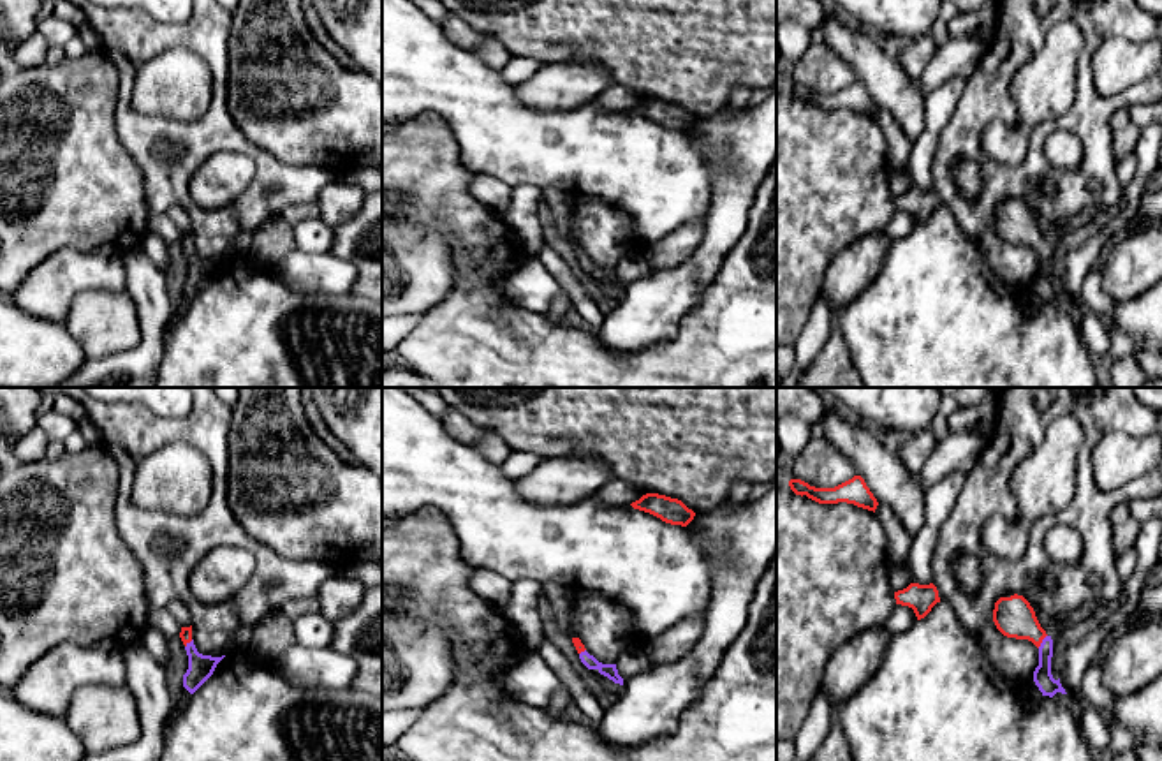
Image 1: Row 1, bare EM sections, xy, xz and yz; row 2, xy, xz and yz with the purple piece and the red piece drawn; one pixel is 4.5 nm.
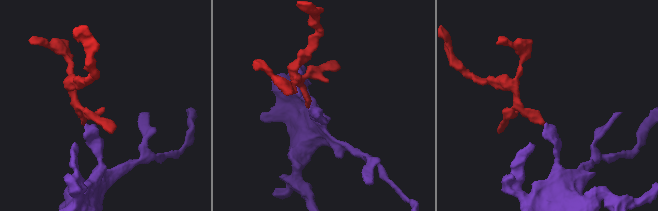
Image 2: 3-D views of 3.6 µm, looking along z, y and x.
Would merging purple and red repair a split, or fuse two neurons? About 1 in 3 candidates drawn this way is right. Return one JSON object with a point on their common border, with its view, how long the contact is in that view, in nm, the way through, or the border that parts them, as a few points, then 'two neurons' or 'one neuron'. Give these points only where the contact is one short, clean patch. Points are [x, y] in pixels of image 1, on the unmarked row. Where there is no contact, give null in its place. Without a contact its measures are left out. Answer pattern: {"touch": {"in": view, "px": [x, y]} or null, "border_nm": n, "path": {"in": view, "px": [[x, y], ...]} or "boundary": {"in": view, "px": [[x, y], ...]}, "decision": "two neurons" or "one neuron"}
{"touch": {"in": "yz", "px": [1043, 247]}, "border_nm": 80, "path": {"in": "yz", "px": [[1048, 291], [1044, 286], [1043, 247], [1014, 222]]}, "decision": "one neuron"}

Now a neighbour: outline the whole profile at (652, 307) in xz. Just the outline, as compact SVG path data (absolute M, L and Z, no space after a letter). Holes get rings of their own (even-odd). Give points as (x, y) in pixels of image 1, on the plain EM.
M694 257L676 268L651 270L650 275L629 282L616 308L604 315L604 322L597 331L599 342L611 352L630 354L674 338L681 319L697 303L695 282Z

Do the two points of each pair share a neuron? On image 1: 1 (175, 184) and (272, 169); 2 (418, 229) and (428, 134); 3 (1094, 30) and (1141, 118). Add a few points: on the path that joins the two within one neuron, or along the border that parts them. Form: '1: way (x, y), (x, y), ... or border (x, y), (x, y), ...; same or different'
1: way (194, 159), (210, 143), (238, 143), (247, 148); same
2: way (418, 206), (418, 164), (421, 157); same
3: border (1143, 103), (1127, 108); different

